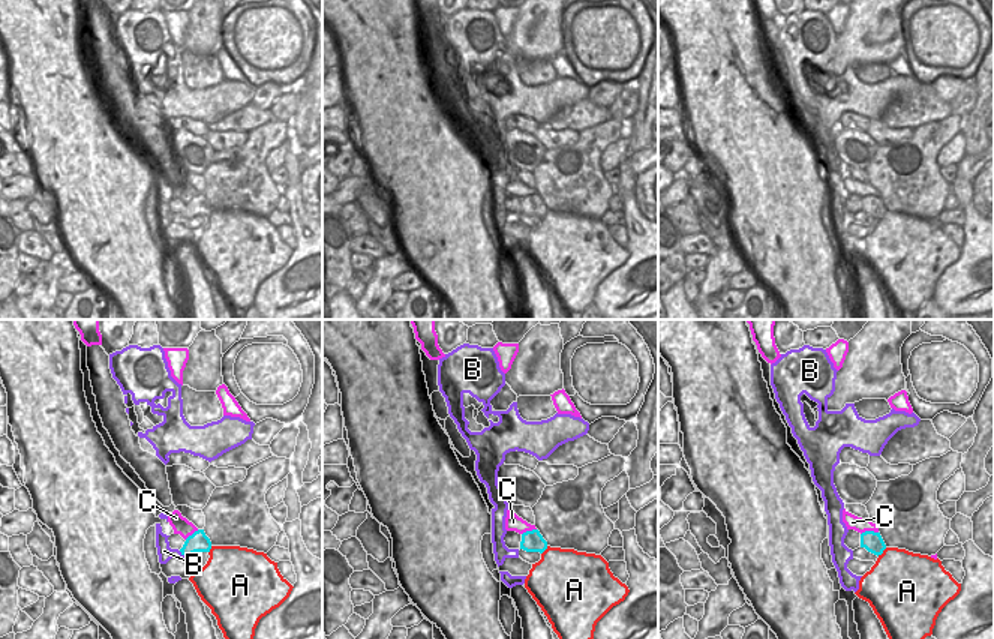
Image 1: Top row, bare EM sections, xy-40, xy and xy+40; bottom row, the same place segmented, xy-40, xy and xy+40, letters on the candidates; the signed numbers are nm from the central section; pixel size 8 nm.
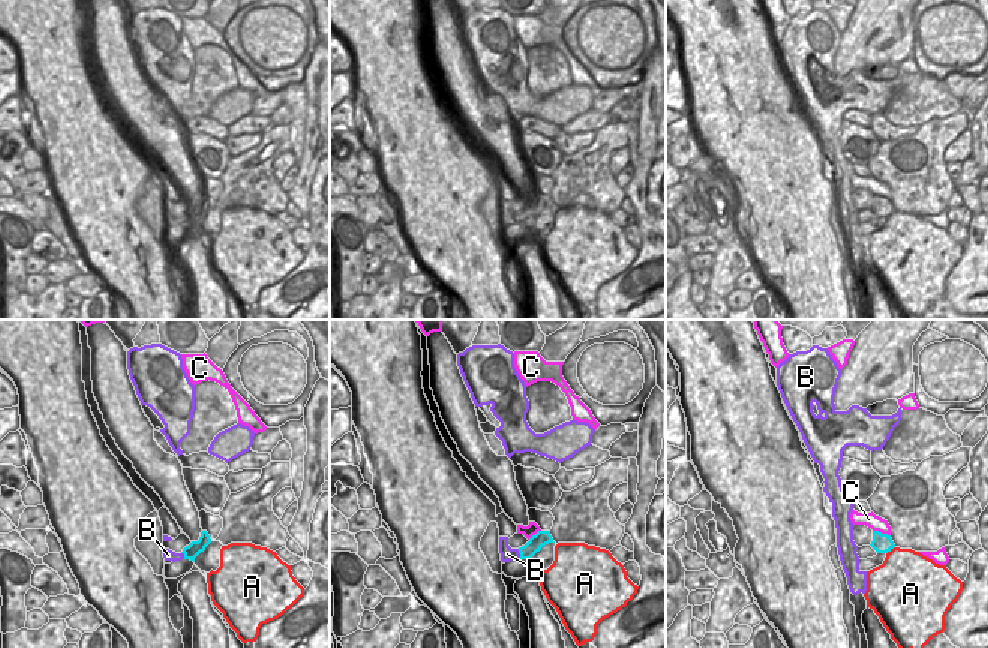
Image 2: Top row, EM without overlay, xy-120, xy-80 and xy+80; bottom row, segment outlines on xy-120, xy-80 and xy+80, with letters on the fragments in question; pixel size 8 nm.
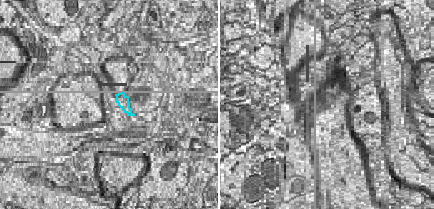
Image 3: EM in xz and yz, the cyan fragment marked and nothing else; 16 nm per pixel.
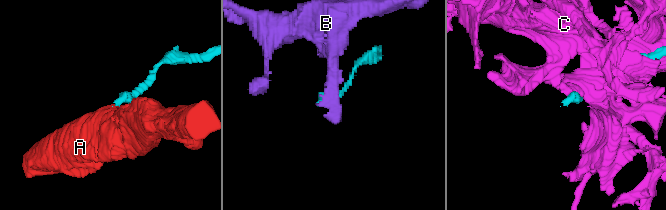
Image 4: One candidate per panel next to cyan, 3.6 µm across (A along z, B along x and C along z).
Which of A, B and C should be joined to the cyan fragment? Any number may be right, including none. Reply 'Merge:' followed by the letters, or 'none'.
Merge: none

